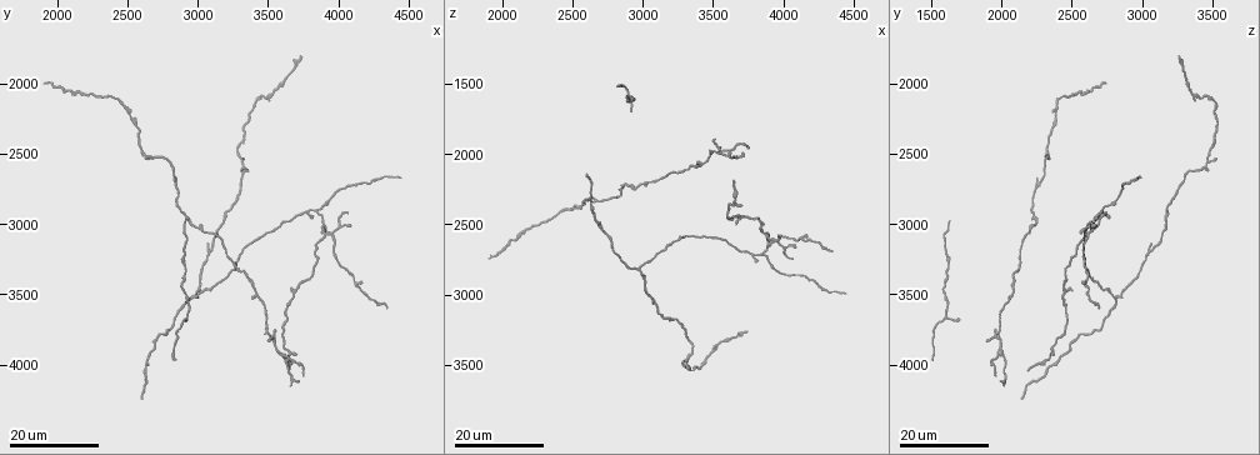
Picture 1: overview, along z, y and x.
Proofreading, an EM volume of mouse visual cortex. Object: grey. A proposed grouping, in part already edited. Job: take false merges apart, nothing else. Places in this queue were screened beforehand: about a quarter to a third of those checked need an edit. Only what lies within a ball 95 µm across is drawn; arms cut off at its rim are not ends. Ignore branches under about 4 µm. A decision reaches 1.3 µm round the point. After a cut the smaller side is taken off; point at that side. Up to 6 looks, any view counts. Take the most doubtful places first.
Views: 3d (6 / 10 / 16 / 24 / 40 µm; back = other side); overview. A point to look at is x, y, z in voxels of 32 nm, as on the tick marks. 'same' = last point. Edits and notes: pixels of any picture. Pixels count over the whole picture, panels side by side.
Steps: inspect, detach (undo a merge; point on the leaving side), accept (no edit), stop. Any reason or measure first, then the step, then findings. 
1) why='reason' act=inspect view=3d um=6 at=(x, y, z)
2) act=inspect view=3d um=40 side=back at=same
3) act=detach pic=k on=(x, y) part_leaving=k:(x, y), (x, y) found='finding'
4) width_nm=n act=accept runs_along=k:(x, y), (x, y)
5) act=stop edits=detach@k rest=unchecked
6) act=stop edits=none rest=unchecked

why='four-way junction' act=inspect view=3d um=24 at=(2980, 3520, 2820)

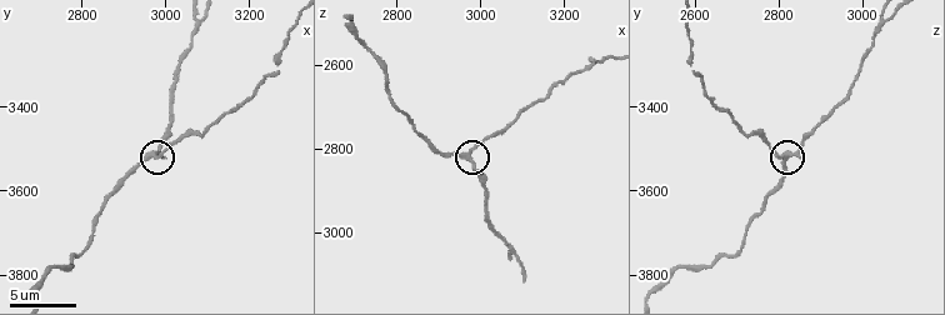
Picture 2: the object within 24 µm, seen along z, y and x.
act=inspect view=3d um=10 at=(2975, 3505, 2820)

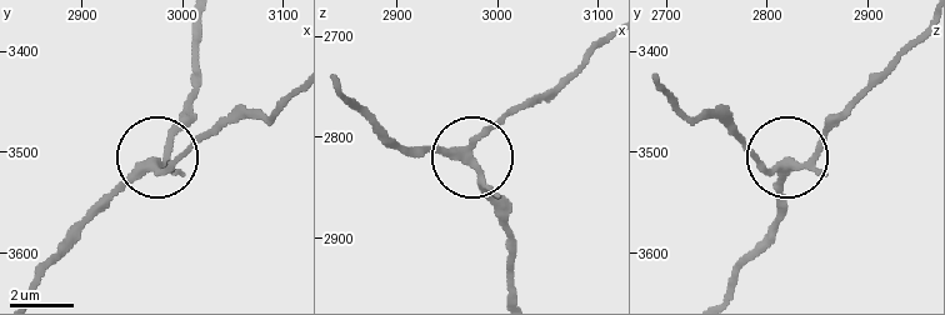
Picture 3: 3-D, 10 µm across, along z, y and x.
arms=4 act=accept runs_along=3:(658, 88), (788, 163), (779, 230) found='one neuron here'

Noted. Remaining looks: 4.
act=inspect view=3d um=16 at=(3820, 2900, 2700)

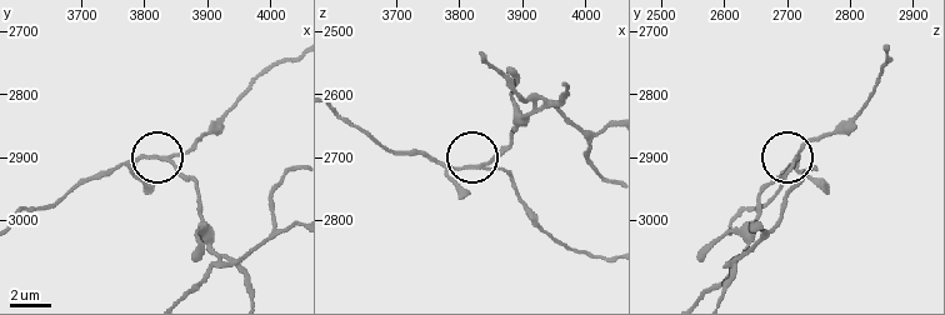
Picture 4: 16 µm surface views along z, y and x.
act=inspect view=3d um=6 at=(3845, 2900, 2715)

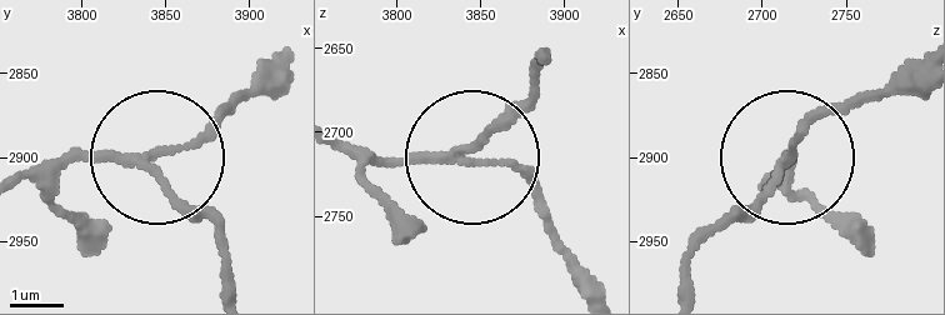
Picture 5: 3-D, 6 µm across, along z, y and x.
arms=3 act=detach pic=5 on=(193, 221) part_leaving=5:(140, 161), (211, 224), (229, 291) found='a second neuron is stuck on'

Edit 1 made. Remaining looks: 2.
why='narrows sharply' act=inspect view=3d um=24 at=(3060, 3040, 2200)

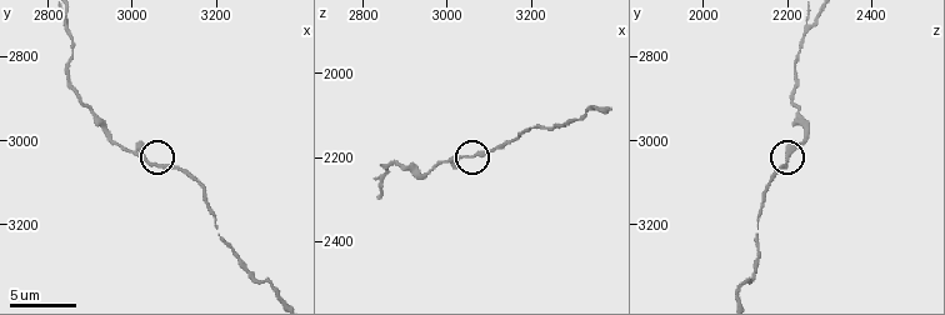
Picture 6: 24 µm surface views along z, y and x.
act=inspect view=3d um=10 at=(3040, 3060, 2200)

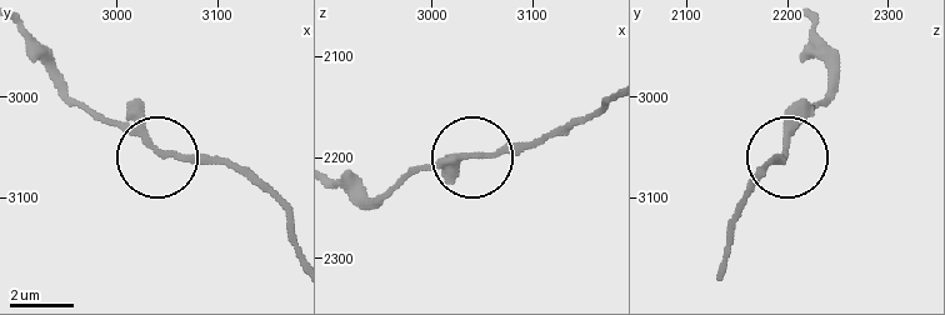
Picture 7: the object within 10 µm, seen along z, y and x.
width_nm=170 act=accept found='one neuron here'

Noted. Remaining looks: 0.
act=stop edits=detach@5 rest=unchecked

